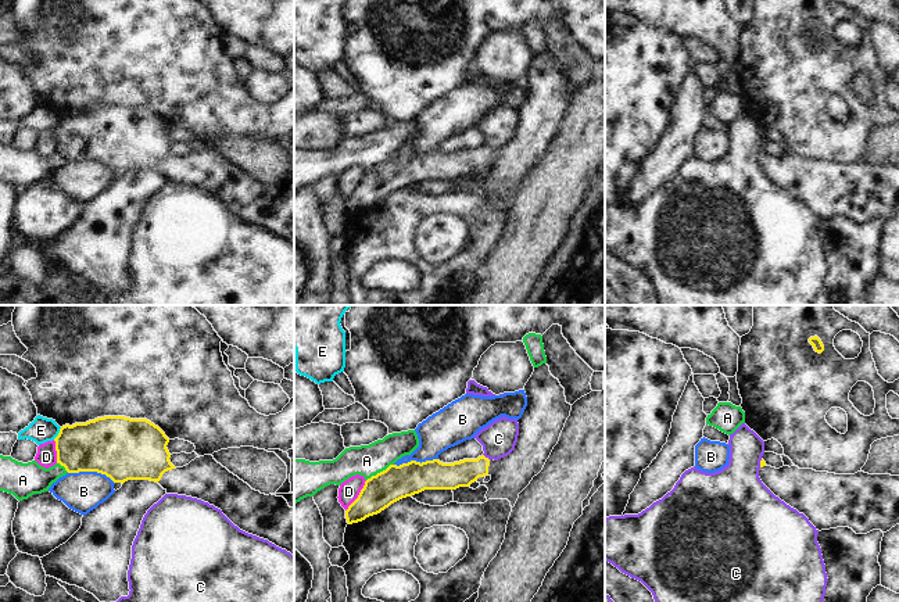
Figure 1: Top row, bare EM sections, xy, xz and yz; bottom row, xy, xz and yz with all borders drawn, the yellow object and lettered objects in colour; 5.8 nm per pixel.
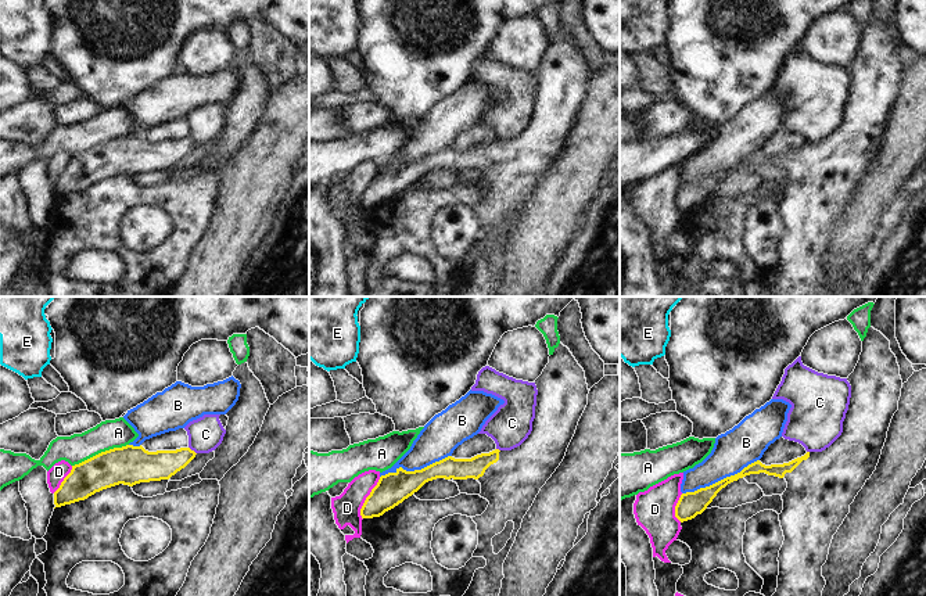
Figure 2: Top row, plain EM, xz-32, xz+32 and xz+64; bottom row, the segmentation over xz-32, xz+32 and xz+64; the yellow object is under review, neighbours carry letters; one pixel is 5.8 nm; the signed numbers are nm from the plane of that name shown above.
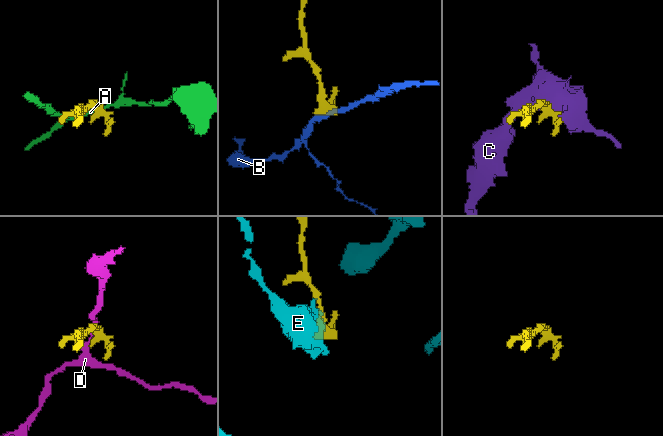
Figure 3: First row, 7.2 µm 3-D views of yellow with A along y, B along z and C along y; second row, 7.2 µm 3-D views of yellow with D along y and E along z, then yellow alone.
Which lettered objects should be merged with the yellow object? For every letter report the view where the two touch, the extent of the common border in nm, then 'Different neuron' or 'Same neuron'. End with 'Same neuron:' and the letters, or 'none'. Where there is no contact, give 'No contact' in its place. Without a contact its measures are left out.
A: Touches yellow in xz. Shared border 190 nm. Different neuron
B: Touches yellow in xy. Shared border 280 nm. Different neuron
C: Touches yellow in xz. Shared border 60 nm. Different neuron
D: Touches yellow in xz. Shared border 220 nm. Different neuron
E: Touches yellow in xy. Shared border 90 nm. Different neuron
Same neuron: none.

